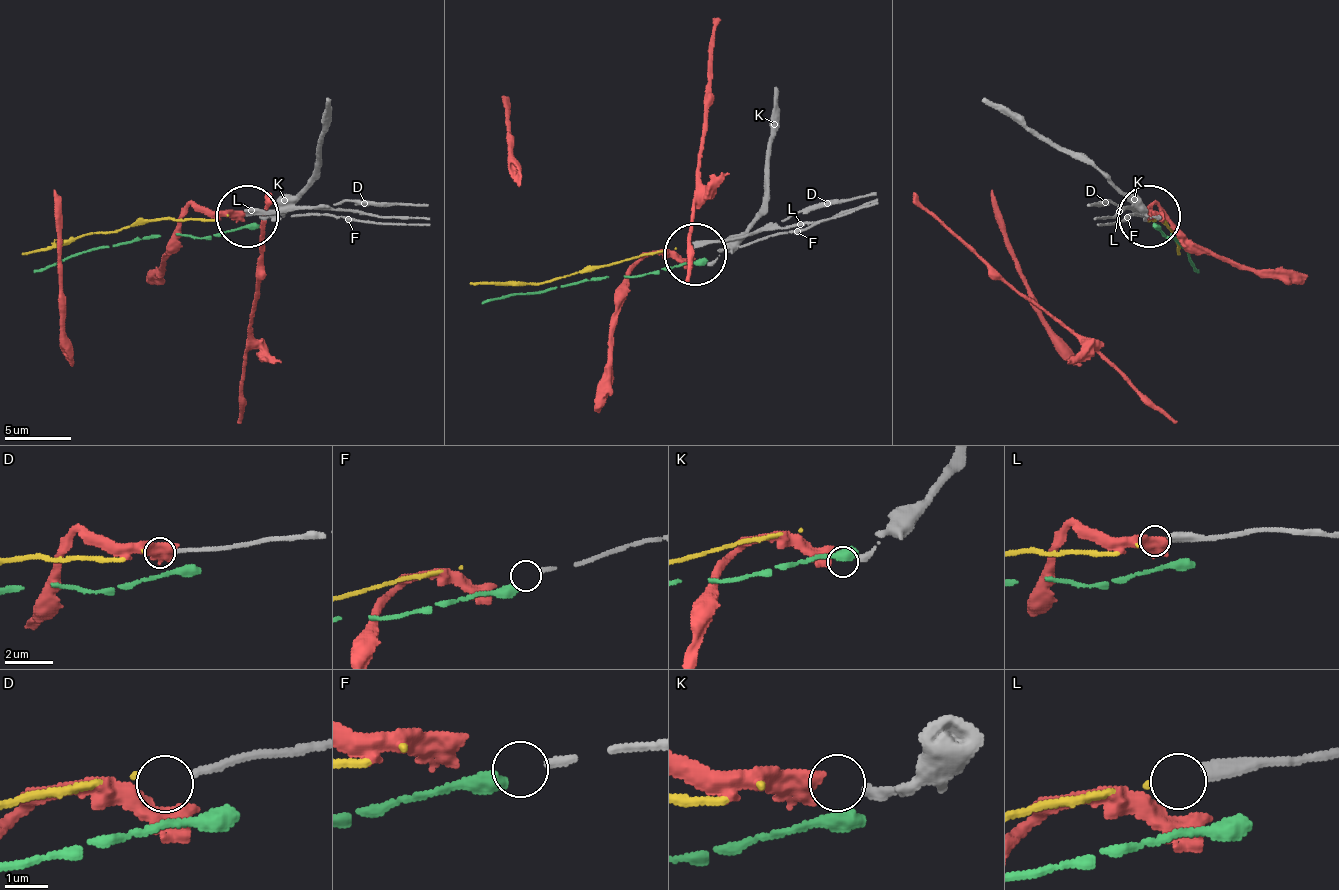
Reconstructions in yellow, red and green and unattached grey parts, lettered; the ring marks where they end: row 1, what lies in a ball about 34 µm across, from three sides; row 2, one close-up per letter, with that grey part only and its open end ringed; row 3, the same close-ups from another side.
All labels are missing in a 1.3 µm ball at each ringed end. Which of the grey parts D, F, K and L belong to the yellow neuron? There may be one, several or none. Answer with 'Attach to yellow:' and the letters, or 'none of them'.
Attach to yellow: L

